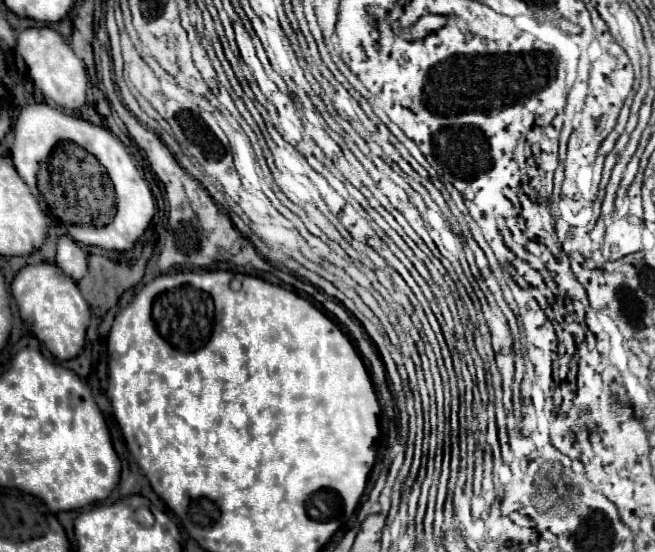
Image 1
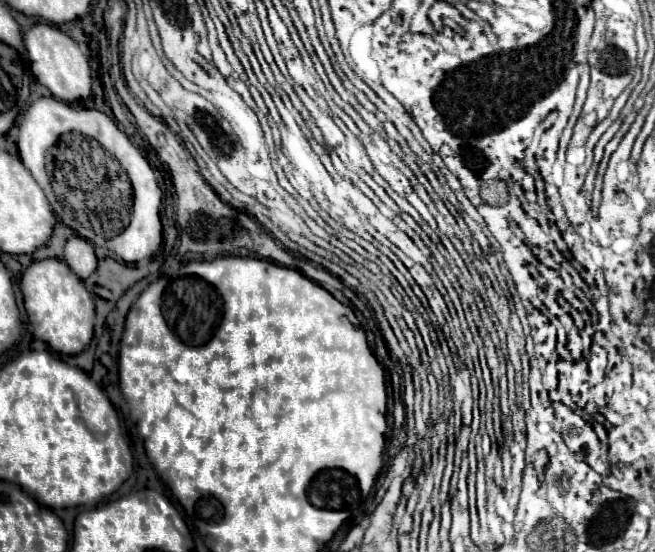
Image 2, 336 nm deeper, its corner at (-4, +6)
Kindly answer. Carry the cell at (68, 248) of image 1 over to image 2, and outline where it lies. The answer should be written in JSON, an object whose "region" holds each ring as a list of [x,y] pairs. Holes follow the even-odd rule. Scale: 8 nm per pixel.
{"region":[[[70,237],[64,249],[64,261],[80,277],[86,279],[96,271],[96,255],[92,243],[82,237]]]}

